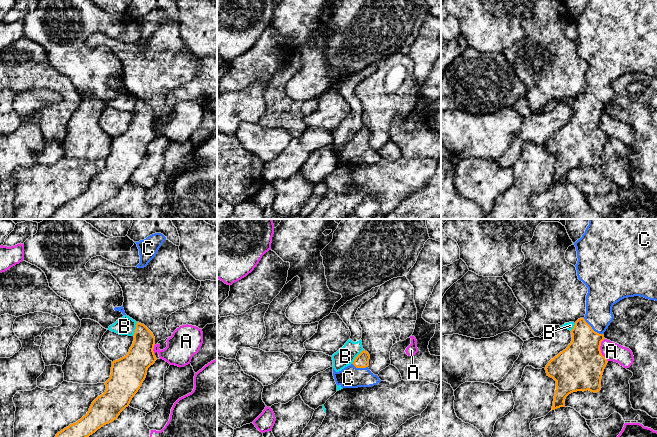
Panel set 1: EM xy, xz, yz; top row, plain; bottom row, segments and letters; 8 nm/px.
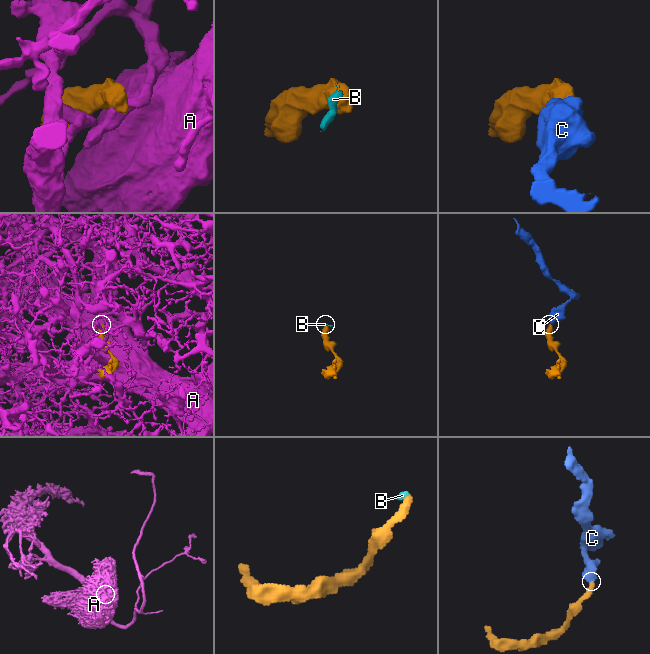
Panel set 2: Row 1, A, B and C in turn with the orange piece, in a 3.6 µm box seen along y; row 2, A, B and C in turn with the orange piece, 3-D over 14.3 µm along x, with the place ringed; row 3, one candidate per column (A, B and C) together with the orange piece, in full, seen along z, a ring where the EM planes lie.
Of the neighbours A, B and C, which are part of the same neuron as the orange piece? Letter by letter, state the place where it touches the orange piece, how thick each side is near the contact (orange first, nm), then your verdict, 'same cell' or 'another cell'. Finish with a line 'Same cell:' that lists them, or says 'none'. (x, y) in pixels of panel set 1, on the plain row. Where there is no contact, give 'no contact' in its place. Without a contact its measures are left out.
A: yz (600, 126) | 380/150 nm | another cell
B: xz (357, 132) | 110/160 nm | another cell
C: yz (591, 104) | 300/220 nm | same cell
Same cell: C

